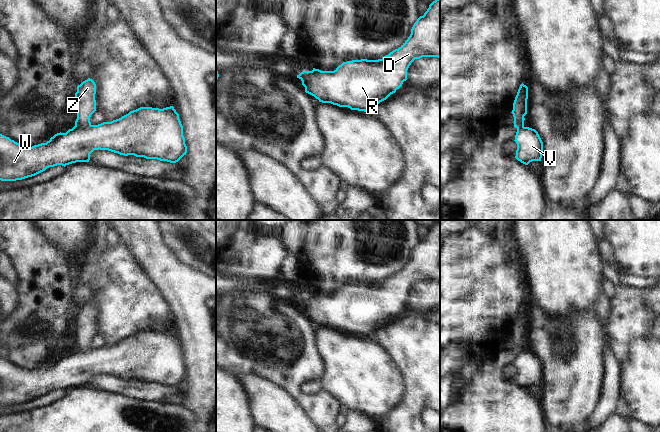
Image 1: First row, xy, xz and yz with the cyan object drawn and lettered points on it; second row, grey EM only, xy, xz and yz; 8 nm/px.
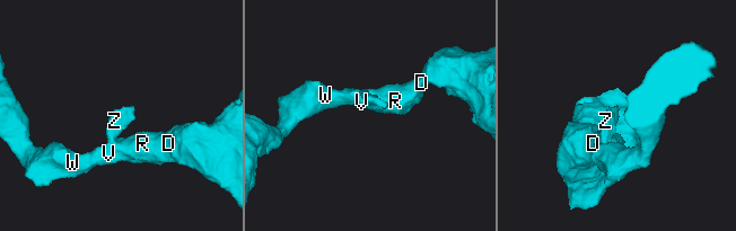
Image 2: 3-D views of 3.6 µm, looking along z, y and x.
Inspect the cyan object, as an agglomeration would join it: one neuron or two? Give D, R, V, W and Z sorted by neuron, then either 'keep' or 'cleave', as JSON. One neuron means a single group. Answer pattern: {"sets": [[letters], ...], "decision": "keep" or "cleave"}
{"sets": [["D", "R", "V", "W"], ["Z"]], "decision": "cleave"}

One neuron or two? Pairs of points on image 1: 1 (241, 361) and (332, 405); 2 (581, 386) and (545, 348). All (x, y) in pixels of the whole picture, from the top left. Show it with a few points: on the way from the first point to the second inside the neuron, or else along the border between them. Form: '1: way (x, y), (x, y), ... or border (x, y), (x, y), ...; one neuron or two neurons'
1: way (264, 362), (268, 362), (309, 403); one neuron
2: way (571, 376), (551, 358); one neuron

